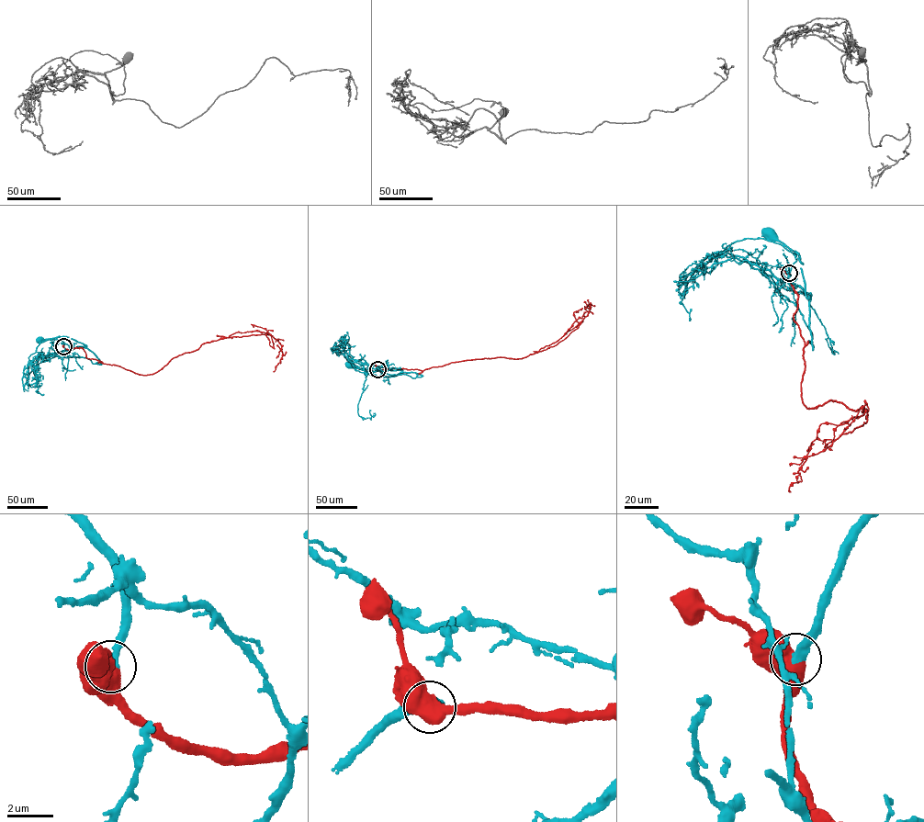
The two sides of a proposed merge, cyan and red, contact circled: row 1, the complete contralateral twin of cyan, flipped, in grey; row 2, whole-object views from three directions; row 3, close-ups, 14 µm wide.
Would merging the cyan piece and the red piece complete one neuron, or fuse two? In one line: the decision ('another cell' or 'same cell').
same cell

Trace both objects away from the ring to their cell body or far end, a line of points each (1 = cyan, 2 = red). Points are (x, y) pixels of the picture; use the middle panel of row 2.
1: (377, 369), (367, 372), (352, 365)
2: (377, 369), (422, 371), (463, 360), (525, 357), (567, 337), (587, 315), (591, 304), (591, 309), (585, 309)

